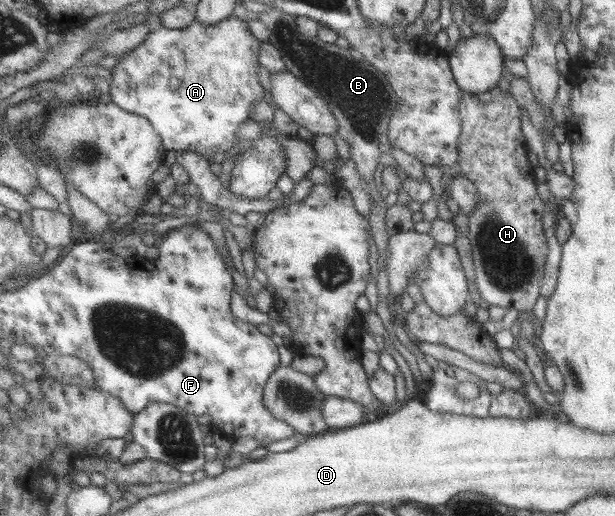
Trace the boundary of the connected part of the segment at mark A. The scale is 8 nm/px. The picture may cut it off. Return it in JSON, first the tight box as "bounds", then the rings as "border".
{"bounds":[109,16,269,159],"border":[[[235,16],[230,19],[225,19],[225,22],[218,25],[208,25],[195,21],[186,29],[177,30],[163,27],[151,32],[149,37],[147,37],[147,40],[141,43],[140,47],[137,47],[137,49],[121,56],[119,63],[111,69],[109,94],[112,98],[112,102],[119,105],[119,107],[150,119],[151,123],[156,127],[156,130],[161,134],[163,143],[167,150],[175,152],[183,150],[194,151],[211,159],[216,153],[231,151],[239,141],[242,141],[241,137],[239,137],[239,127],[241,127],[247,119],[251,119],[253,111],[252,106],[257,101],[265,101],[265,99],[269,98],[267,91],[264,89],[264,84],[261,83],[259,75],[259,68],[261,68],[260,57],[262,45],[263,42],[253,35],[249,22],[241,21],[241,19],[237,19]]]}

